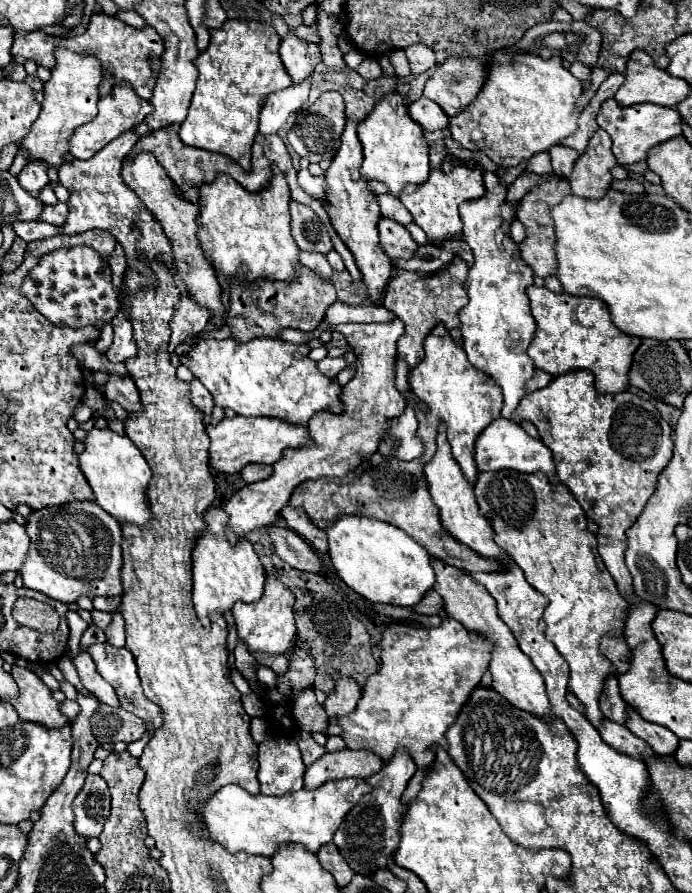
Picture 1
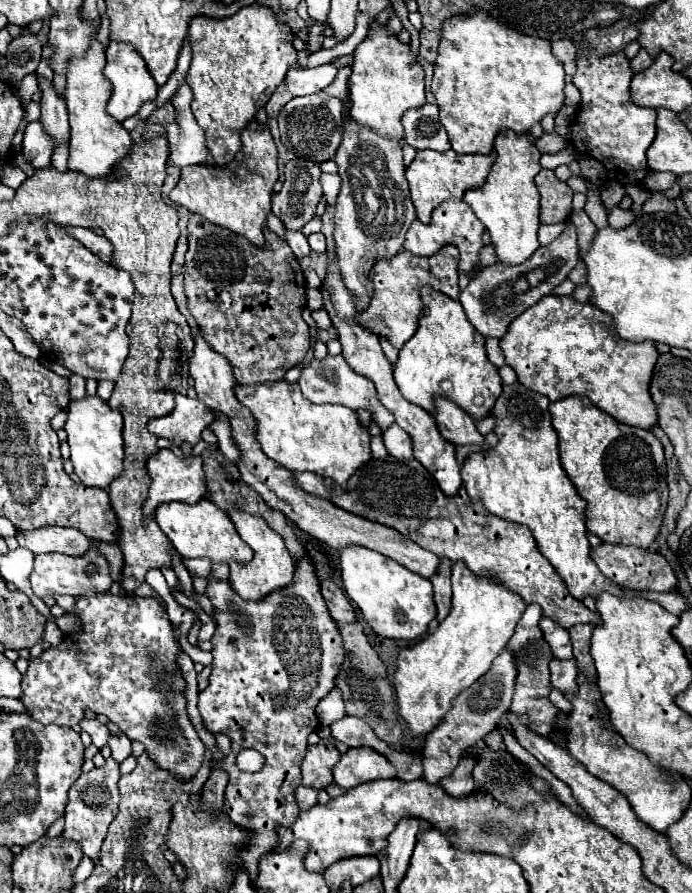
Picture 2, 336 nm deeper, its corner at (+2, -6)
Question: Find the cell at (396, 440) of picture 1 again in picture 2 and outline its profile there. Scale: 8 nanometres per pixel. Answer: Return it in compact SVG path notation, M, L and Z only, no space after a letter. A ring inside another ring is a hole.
M390 426L388 430L382 432L382 438L384 438L384 444L386 444L386 450L398 458L398 460L408 460L412 456L412 440L410 436L400 428L400 426Z

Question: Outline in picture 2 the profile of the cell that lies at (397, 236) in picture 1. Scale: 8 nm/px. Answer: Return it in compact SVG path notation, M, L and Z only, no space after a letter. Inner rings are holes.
M448 198L446 202L442 202L434 210L430 224L422 224L420 220L412 222L412 226L410 226L408 234L406 234L404 248L410 250L412 254L418 254L418 256L432 256L432 254L436 254L442 248L442 244L454 244L460 250L458 270L464 272L464 274L468 274L468 278L474 278L476 272L482 268L480 266L480 250L484 246L482 234L484 234L482 222L474 216L474 212L470 210L470 206L464 200L460 200L460 198Z

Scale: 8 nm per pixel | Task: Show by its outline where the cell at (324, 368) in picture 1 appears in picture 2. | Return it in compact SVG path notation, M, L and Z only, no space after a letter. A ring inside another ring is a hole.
M342 354L338 356L326 356L324 360L312 360L310 364L304 364L302 366L302 374L298 378L298 384L302 388L302 394L314 402L314 404L342 404L342 406L348 406L350 410L368 410L372 414L372 420L380 426L380 430L384 432L388 426L394 424L394 414L390 414L390 410L386 410L378 396L376 396L376 390L374 390L374 384L366 378L366 376L360 376L356 374L348 362L344 360Z

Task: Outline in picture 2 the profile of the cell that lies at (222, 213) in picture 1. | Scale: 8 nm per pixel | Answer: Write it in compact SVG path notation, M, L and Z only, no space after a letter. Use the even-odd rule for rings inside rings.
M252 118L242 130L242 148L228 166L186 166L180 172L176 188L168 196L172 202L188 208L194 214L204 216L208 222L226 226L228 230L250 238L250 242L254 242L256 246L262 246L262 226L266 224L266 214L272 210L272 186L278 180L276 158L278 150L268 126Z

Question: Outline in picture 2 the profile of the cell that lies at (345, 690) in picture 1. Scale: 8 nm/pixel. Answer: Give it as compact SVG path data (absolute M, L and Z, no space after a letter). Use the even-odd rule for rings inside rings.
M322 740L316 746L308 746L308 752L302 762L302 784L318 790L332 784L332 768L338 758L340 752L334 748L332 740Z

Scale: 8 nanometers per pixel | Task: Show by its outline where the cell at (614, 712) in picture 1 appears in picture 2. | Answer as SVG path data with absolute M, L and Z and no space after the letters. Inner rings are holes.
M550 618L540 620L540 630L546 636L550 650L556 658L572 658L572 644L570 644L570 634L564 630L558 622Z

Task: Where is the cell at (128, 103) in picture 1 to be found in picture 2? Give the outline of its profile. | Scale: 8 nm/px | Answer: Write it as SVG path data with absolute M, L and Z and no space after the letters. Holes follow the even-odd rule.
M110 40L108 48L106 48L106 68L104 68L104 76L106 76L106 78L112 82L112 86L114 86L114 92L112 92L112 98L110 98L110 102L108 102L108 106L106 106L106 110L108 110L108 114L114 116L118 122L134 116L146 100L156 98L158 84L154 82L152 74L148 72L144 58L140 58L138 50L136 50L132 44Z

